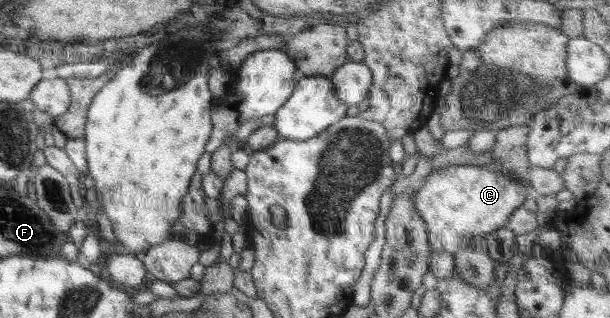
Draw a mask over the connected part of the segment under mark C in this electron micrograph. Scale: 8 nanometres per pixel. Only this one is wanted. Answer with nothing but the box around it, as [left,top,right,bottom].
[414,164,533,254]

